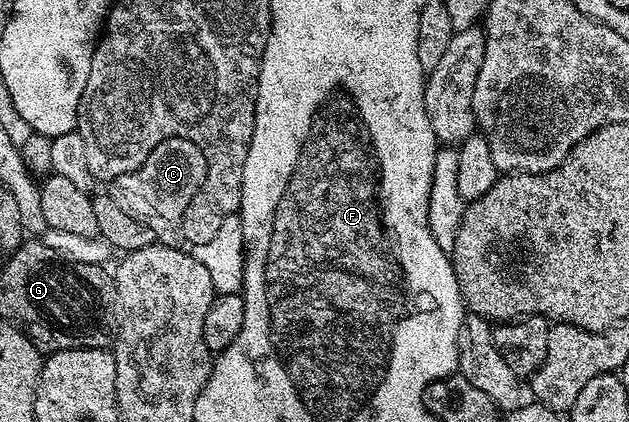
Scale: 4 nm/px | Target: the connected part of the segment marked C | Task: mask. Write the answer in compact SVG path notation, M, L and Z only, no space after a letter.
M172 137L160 141L160 145L156 145L156 149L148 153L140 169L109 180L108 194L112 201L116 201L116 205L120 205L120 209L124 209L124 213L128 213L128 217L144 221L144 225L152 229L157 242L176 247L183 242L184 213L205 176L206 158L201 149L192 141Z

